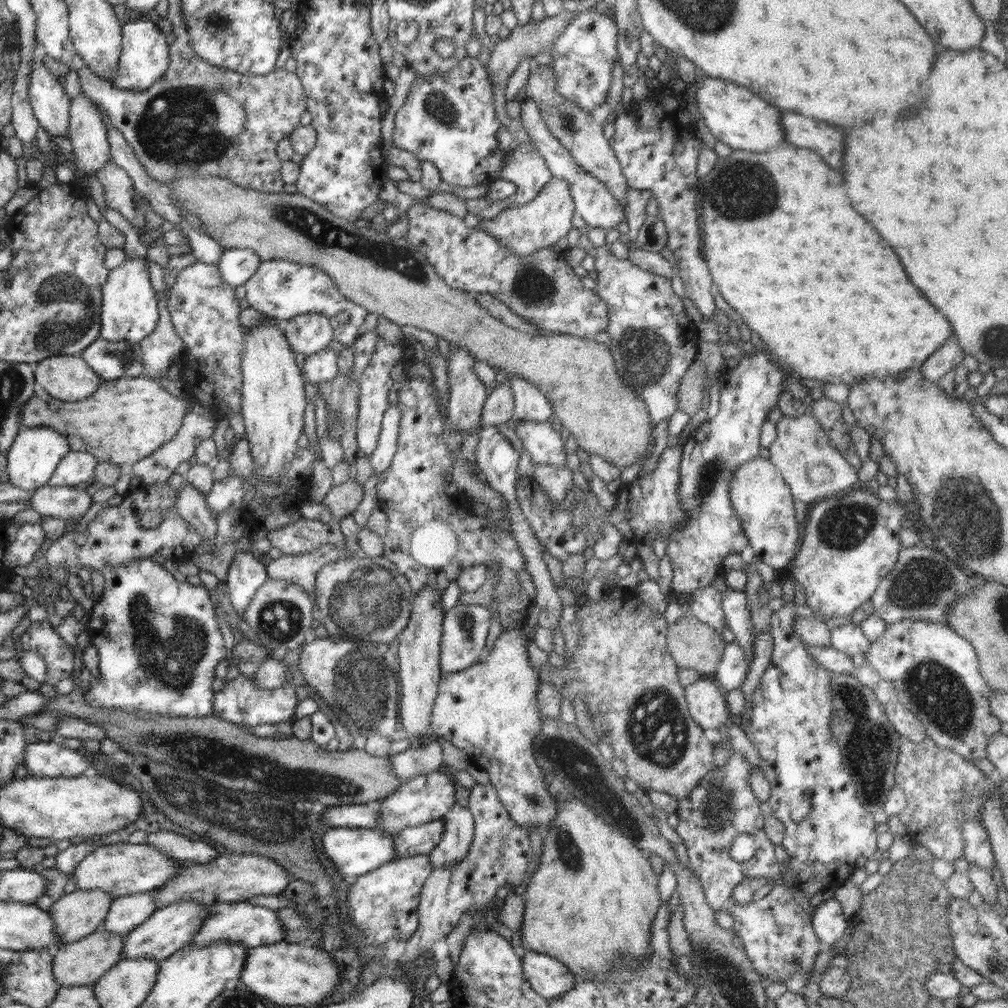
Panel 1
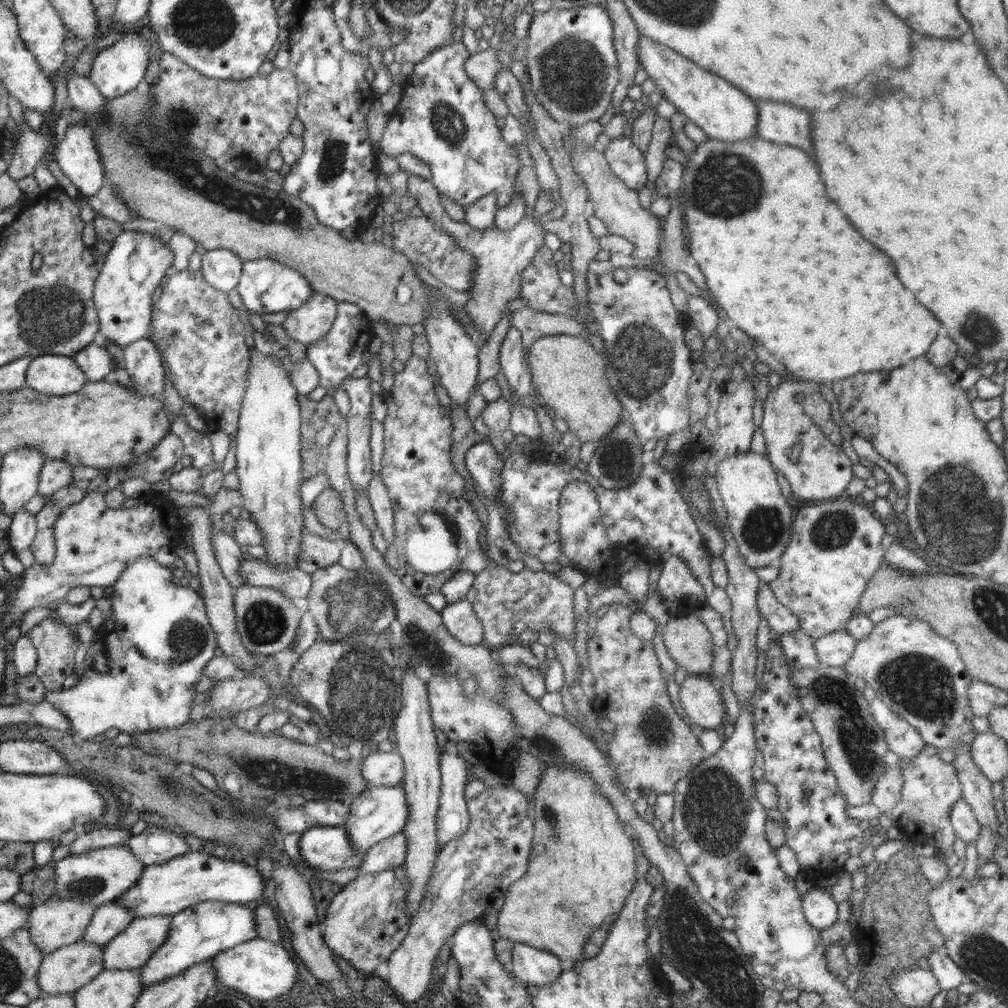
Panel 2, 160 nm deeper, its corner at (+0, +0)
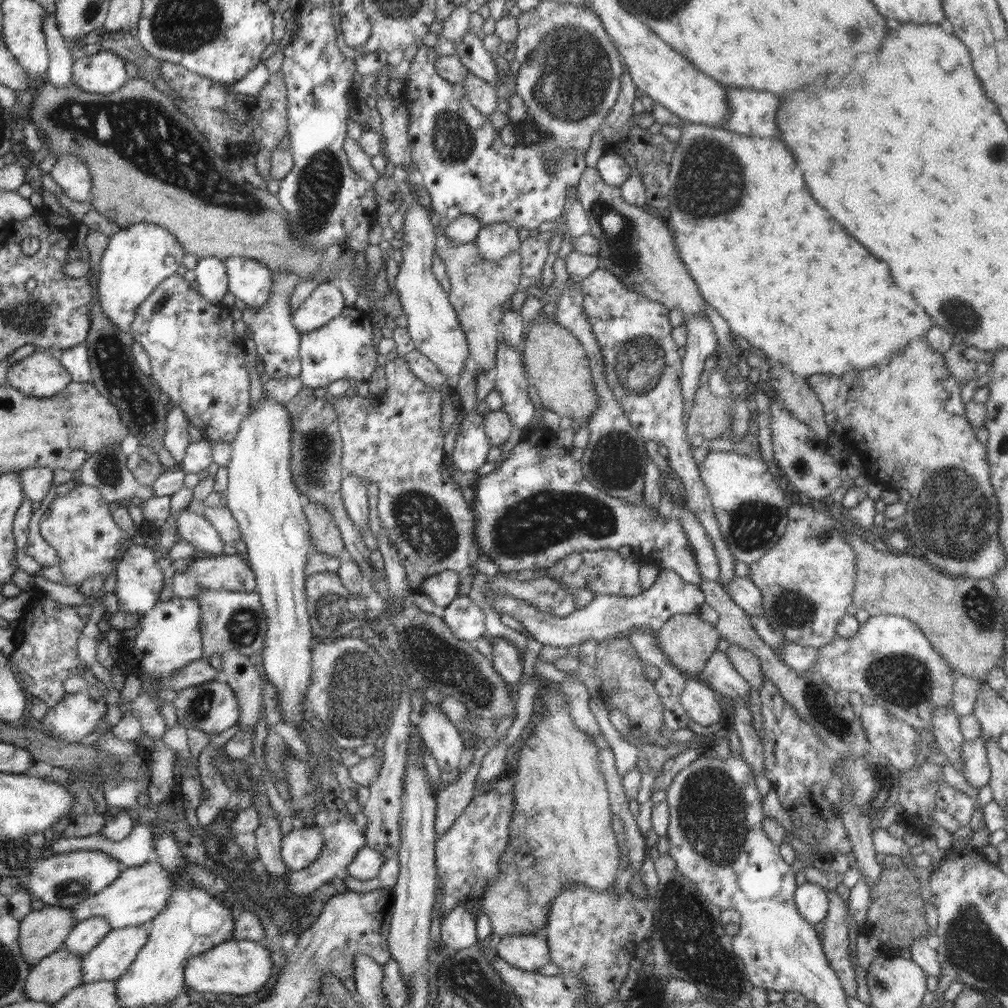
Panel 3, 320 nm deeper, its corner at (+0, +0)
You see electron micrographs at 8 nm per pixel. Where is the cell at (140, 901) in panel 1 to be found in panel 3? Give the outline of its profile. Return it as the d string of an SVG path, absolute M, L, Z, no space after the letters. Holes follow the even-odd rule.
M90 918L76 923L71 933L64 939L62 947L78 955L90 952L110 931L105 918Z

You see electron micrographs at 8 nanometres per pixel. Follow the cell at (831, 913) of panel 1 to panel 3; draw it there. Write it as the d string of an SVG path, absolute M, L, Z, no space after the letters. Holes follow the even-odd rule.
M806 881L798 886L794 896L796 909L810 924L824 920L829 907L828 891L822 886Z

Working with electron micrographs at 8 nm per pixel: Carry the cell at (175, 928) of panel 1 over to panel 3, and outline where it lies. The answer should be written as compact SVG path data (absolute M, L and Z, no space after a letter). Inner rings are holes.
M147 924L112 929L82 957L81 984L116 980L128 971L148 940Z

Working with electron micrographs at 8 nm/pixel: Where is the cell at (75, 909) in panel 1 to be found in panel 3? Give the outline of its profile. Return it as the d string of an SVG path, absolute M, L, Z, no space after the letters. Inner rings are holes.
M46 905L42 910L32 910L20 921L19 937L17 939L24 962L28 963L30 967L34 967L45 956L58 951L62 947L64 939L78 923L71 912L70 908Z

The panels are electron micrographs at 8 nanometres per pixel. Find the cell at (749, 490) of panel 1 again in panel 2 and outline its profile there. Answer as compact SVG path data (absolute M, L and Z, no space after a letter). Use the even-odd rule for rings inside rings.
M750 450L717 462L715 478L726 507L727 524L750 568L777 564L791 537L792 508L782 495L774 470L766 455Z

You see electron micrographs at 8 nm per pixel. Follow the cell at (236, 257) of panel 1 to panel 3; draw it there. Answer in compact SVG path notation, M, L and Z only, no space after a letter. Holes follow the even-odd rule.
M210 256L199 259L195 269L196 289L212 303L221 303L228 290L228 275L222 258Z

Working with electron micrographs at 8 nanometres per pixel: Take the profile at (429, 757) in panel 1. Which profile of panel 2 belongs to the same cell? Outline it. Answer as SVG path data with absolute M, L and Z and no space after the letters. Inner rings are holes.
M396 750L372 751L363 760L361 775L370 787L396 786L404 778L402 757Z

